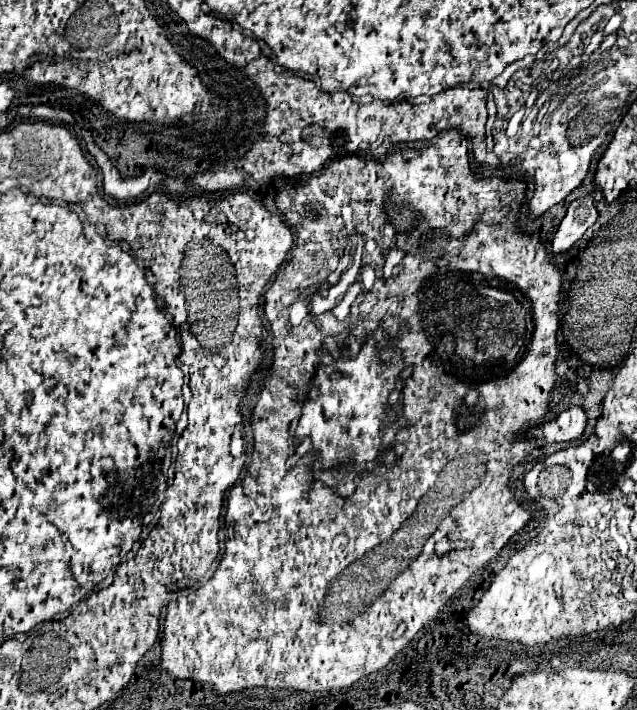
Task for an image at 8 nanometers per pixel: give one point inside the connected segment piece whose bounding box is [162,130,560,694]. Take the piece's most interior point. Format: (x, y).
(477, 314)

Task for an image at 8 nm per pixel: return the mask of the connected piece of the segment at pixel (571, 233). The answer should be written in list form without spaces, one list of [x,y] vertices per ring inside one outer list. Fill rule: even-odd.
[[[584,196],[584,198],[574,200],[568,206],[566,216],[562,218],[558,230],[554,232],[552,252],[562,254],[562,252],[570,250],[572,244],[578,242],[584,236],[584,232],[596,222],[596,218],[598,218],[598,212],[596,212],[592,196]]]

